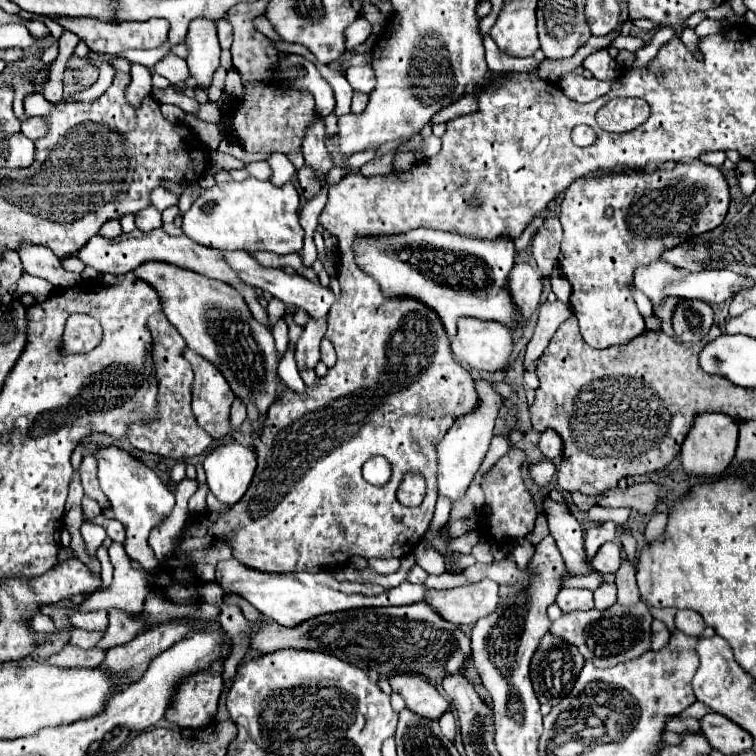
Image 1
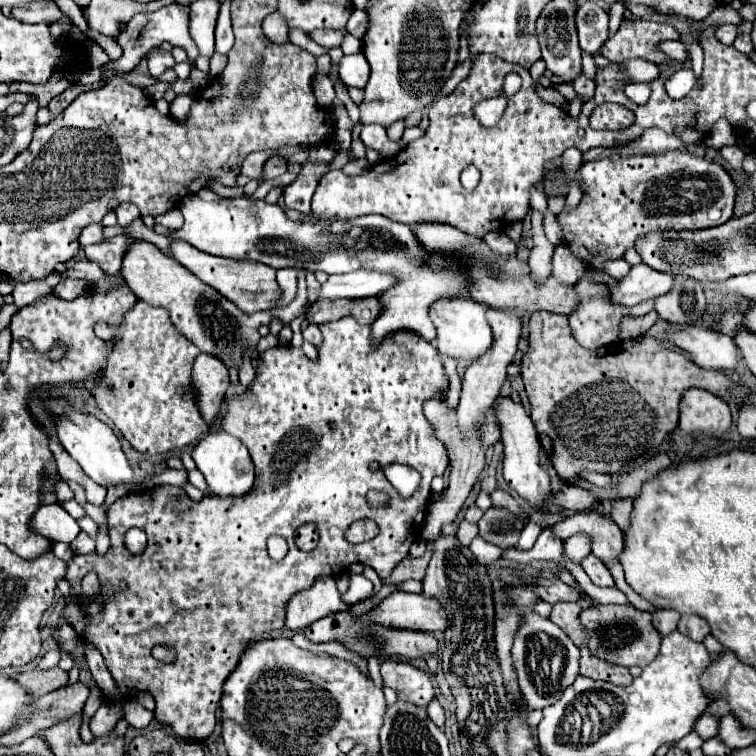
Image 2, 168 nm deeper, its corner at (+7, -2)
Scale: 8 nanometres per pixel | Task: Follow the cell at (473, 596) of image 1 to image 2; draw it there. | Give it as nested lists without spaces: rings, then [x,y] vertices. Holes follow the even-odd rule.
[[[393,591],[373,607],[373,623],[389,629],[409,631],[443,631],[445,611],[437,605],[437,599],[429,599],[421,593]]]

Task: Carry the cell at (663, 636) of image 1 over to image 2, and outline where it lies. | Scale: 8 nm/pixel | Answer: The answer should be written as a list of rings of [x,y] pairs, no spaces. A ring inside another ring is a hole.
[[[657,609],[653,613],[653,625],[657,627],[657,631],[661,635],[667,635],[667,633],[671,633],[671,631],[677,629],[679,617],[681,617],[681,613],[675,611],[675,609]]]

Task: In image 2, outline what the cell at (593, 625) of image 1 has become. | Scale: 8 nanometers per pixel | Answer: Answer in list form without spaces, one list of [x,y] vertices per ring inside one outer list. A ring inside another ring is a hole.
[[[599,605],[587,607],[579,615],[581,623],[589,631],[589,649],[599,653],[601,659],[611,659],[611,663],[625,663],[625,667],[645,667],[659,651],[661,635],[651,623],[647,611],[639,611],[633,605]]]

